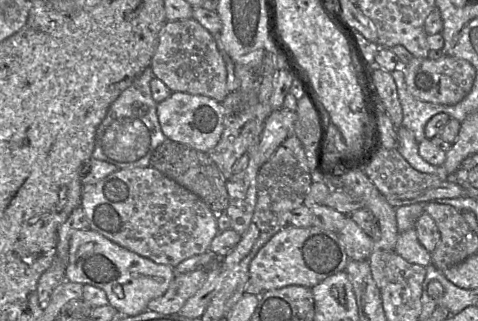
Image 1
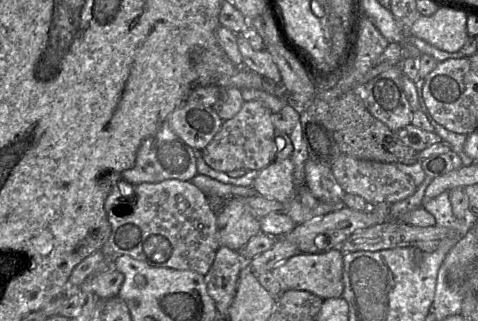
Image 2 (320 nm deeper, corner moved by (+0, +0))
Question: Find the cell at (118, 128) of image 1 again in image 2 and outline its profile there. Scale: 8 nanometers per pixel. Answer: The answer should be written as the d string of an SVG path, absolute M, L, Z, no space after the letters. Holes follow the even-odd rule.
M166 121L155 135L145 139L141 143L137 151L134 166L121 172L121 177L134 185L170 179L191 181L197 175L196 158L198 155L201 155L200 151L193 149L181 140Z

